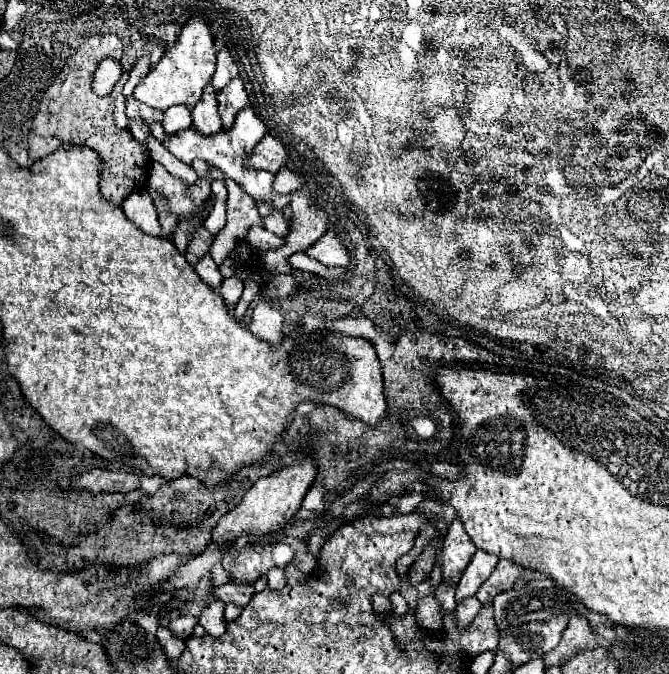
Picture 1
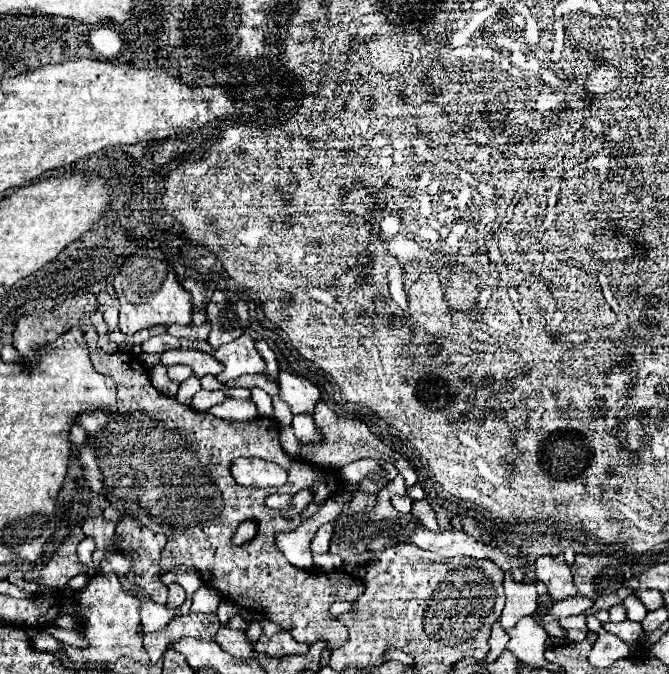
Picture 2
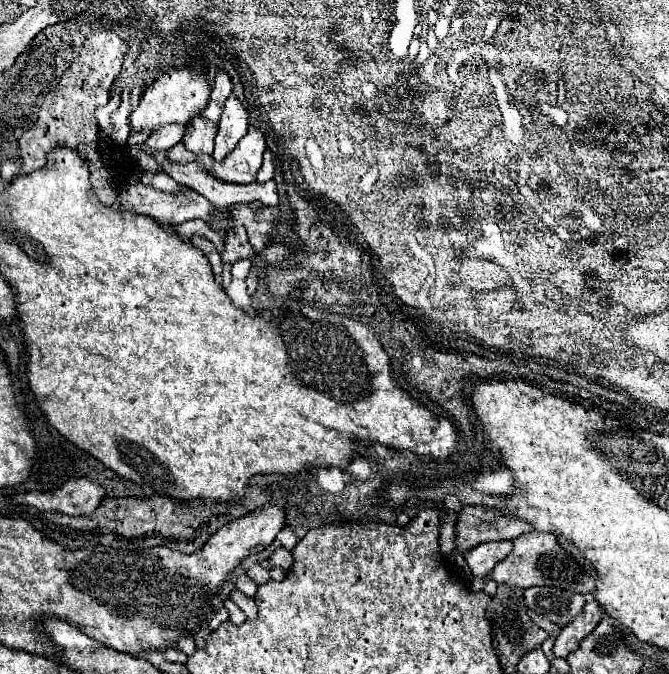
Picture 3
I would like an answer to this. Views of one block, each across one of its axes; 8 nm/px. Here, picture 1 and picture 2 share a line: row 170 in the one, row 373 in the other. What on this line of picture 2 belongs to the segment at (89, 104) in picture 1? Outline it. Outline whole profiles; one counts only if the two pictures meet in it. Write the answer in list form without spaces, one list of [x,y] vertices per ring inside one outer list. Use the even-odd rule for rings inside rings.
[[[70,296],[70,300],[62,300],[58,308],[50,308],[42,316],[20,316],[12,332],[12,346],[24,358],[34,360],[36,346],[50,344],[72,326],[78,326],[86,334],[96,372],[116,380],[118,402],[114,412],[94,410],[78,416],[78,424],[90,436],[90,442],[80,448],[80,462],[92,492],[108,496],[114,508],[140,520],[146,528],[168,536],[168,544],[161,553],[160,570],[174,566],[196,568],[206,576],[210,586],[234,598],[234,604],[262,610],[272,622],[290,630],[298,642],[312,644],[324,638],[328,650],[340,648],[346,642],[346,626],[330,616],[330,606],[336,600],[358,600],[364,594],[364,584],[354,574],[340,570],[313,574],[296,568],[276,546],[280,532],[298,528],[302,520],[318,512],[330,496],[346,486],[340,472],[286,454],[278,442],[280,424],[274,418],[258,416],[250,422],[226,422],[208,412],[196,412],[192,406],[178,404],[178,400],[158,392],[137,355],[120,351],[106,354],[98,348],[98,334],[90,328],[90,314],[98,306],[96,296]],[[236,458],[276,462],[288,472],[288,482],[278,488],[240,486],[230,474]],[[302,488],[310,488],[314,500],[294,520],[286,520],[280,510],[264,504],[270,494],[296,494]],[[244,520],[258,524],[257,534],[248,544],[232,548],[232,534]]]

